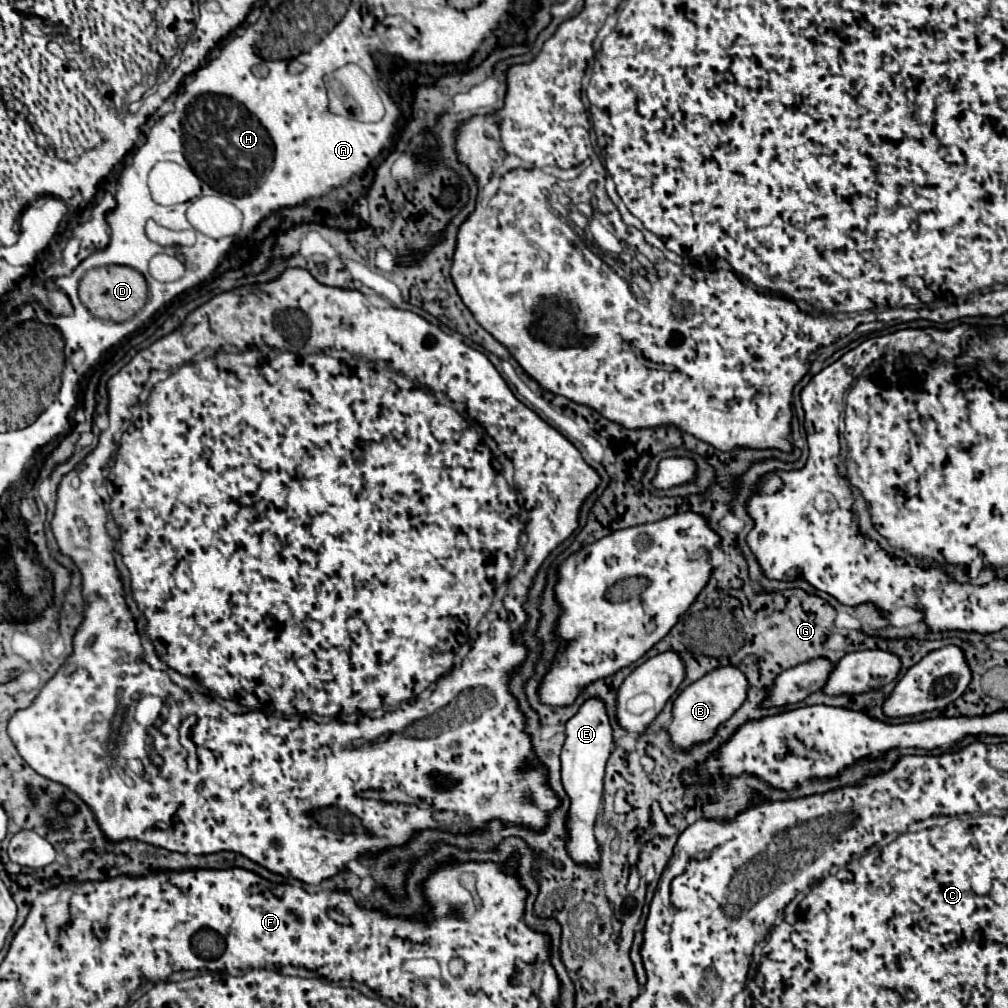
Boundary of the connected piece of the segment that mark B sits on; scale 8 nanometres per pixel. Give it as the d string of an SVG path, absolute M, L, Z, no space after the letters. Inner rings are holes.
M720 666L702 676L700 680L696 680L694 684L690 684L688 688L684 688L674 700L674 712L672 712L674 720L668 728L672 742L678 748L688 750L690 744L712 738L716 726L726 722L726 718L730 718L738 710L738 706L742 706L742 702L746 700L746 692L748 692L748 680L744 672L736 666Z

